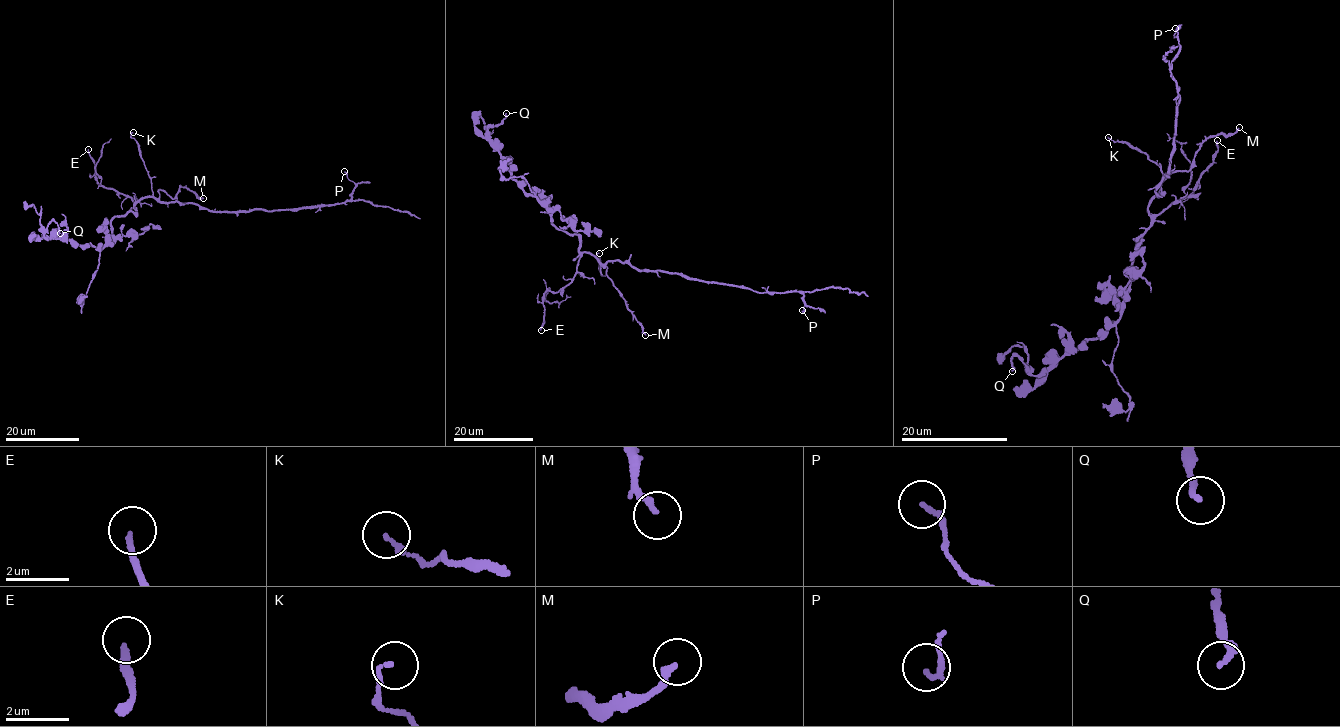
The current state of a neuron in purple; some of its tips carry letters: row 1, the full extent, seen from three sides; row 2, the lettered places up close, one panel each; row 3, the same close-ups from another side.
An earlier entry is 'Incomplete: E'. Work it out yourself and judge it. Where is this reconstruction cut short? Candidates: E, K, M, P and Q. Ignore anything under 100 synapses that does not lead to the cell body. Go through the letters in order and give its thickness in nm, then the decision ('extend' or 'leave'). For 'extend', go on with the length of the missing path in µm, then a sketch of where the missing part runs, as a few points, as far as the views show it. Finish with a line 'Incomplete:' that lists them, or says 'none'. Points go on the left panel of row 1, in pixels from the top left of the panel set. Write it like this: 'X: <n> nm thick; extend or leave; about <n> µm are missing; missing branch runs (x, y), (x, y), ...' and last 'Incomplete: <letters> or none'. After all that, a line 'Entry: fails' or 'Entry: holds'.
E: 180 nm thick; extend; about 60 µm are missing; missing branch runs (88, 149), (103, 88), (139, 61), (145, 45), (177, 30)
K: 140 nm thick; leave
M: 190 nm thick; leave
P: 140 nm thick; leave
Q: 150 nm thick; leave
Incomplete: E
Entry: holds

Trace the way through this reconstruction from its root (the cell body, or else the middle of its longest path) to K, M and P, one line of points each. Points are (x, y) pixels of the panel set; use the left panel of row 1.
K: (166, 202), (162, 203), (153, 195), (151, 178), (139, 146), (131, 137), (133, 132)
M: (166, 202), (159, 200), (159, 190), (173, 198), (178, 188), (184, 187), (203, 198)
P: (166, 202), (191, 202), (210, 210), (241, 212), (342, 203), (351, 199), (355, 186), (344, 171)

